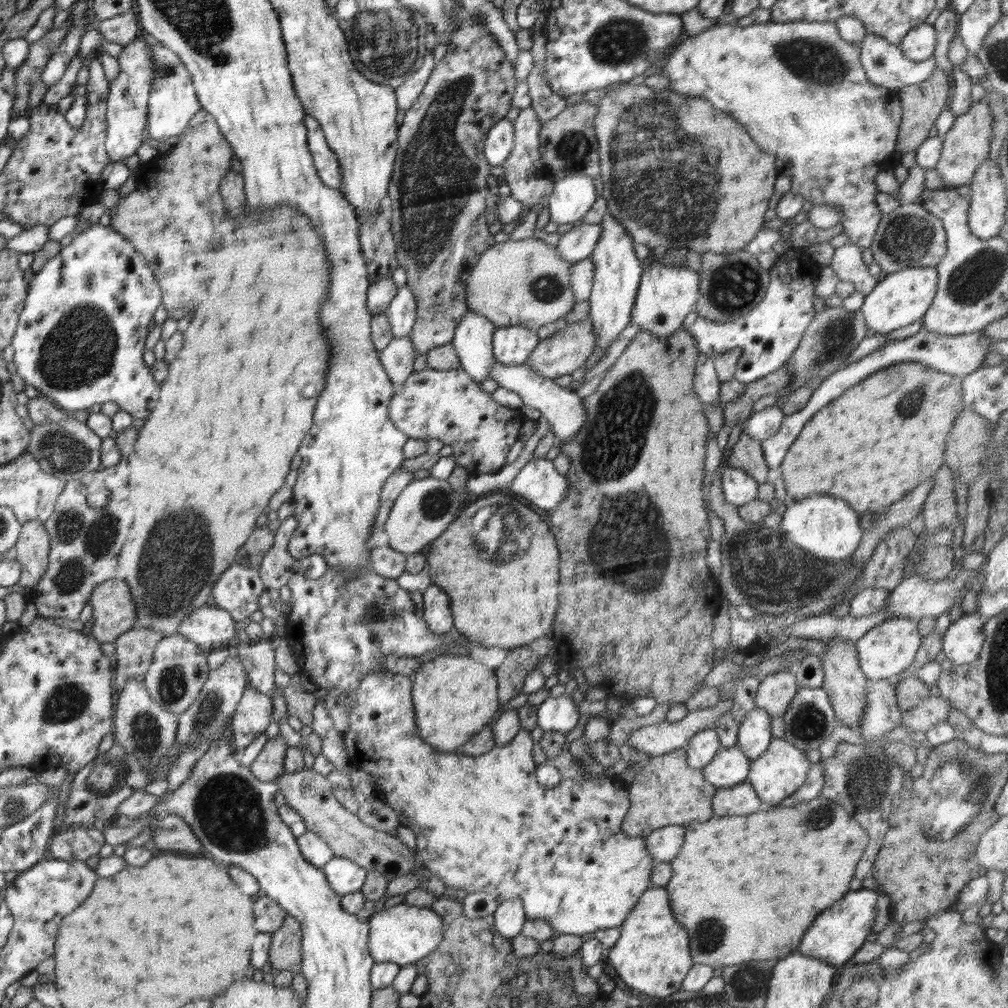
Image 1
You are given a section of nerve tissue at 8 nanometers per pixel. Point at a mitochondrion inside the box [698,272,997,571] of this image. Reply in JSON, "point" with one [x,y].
{"point":[836,337]}

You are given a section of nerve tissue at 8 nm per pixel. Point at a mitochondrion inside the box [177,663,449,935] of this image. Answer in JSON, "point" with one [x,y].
{"point":[229,810]}

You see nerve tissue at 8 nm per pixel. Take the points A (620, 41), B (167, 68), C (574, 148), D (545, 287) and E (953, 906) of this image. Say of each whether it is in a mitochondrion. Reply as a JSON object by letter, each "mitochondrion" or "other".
{"A":"mitochondrion","B":"mitochondrion","C":"mitochondrion","D":"mitochondrion","E":"other"}

